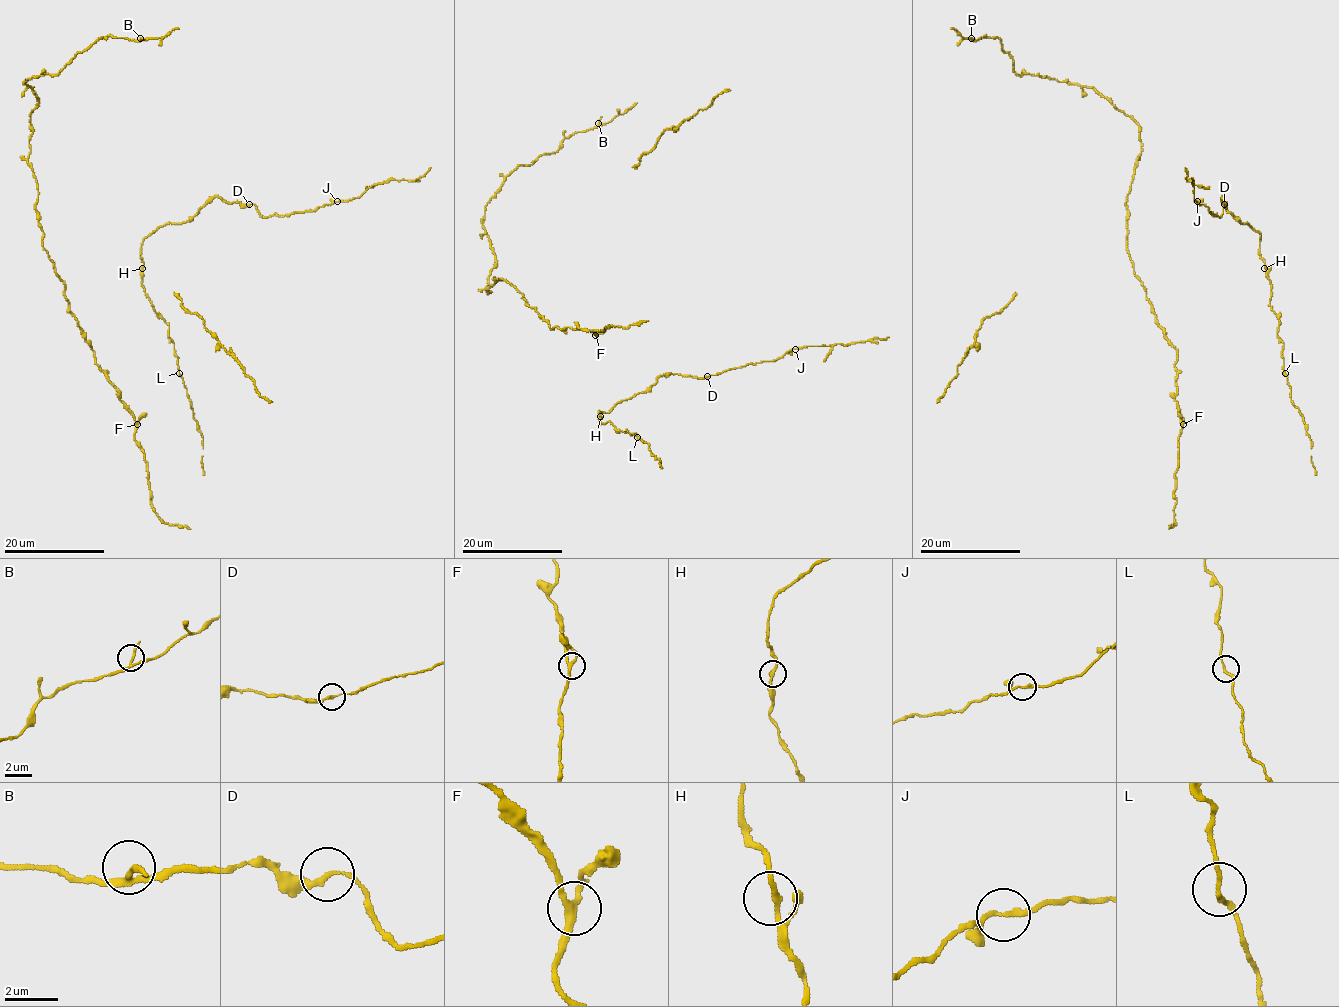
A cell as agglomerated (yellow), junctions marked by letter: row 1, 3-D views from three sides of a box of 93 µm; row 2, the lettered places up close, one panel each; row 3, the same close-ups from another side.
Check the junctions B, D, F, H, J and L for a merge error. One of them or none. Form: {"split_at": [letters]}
{"split_at": []}

